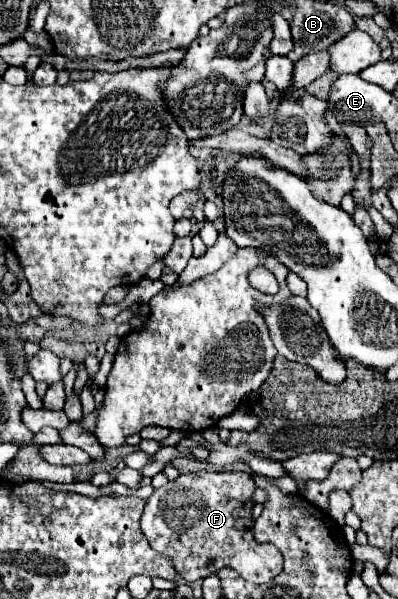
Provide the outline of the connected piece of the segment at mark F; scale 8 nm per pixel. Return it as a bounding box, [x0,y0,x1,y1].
[141,471,283,583]

